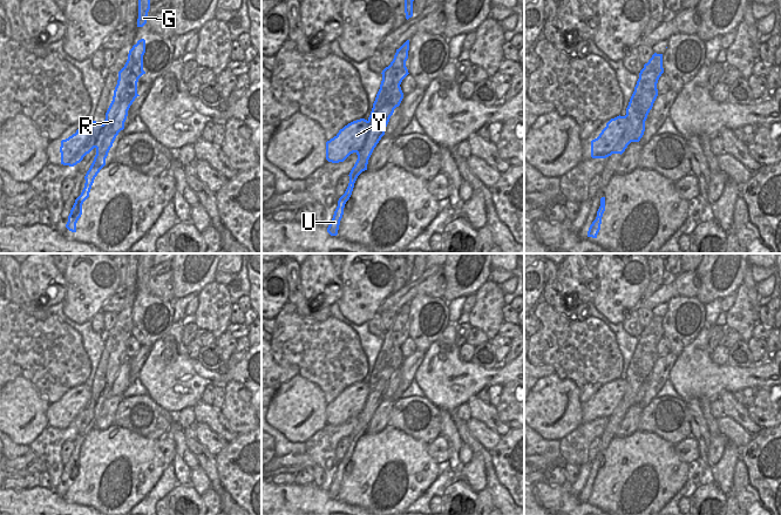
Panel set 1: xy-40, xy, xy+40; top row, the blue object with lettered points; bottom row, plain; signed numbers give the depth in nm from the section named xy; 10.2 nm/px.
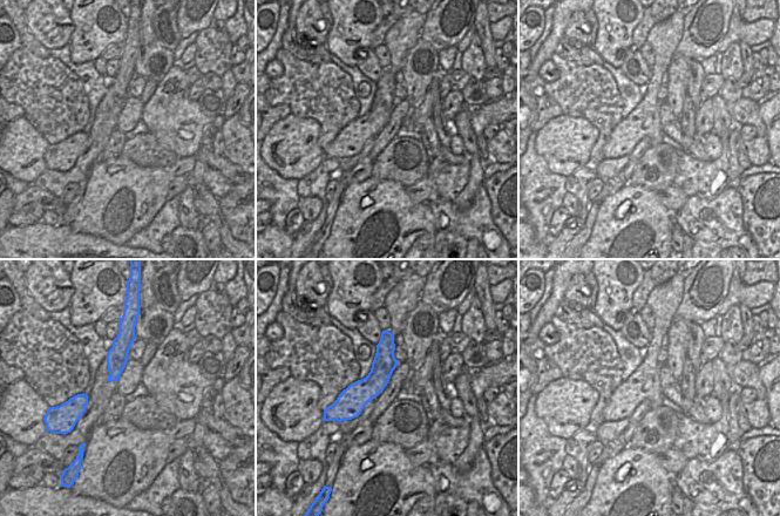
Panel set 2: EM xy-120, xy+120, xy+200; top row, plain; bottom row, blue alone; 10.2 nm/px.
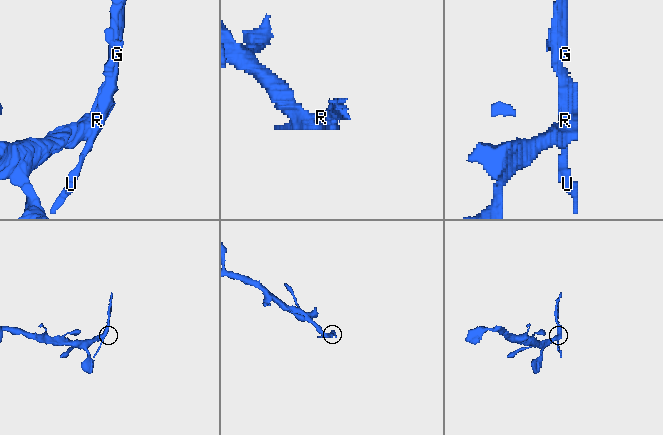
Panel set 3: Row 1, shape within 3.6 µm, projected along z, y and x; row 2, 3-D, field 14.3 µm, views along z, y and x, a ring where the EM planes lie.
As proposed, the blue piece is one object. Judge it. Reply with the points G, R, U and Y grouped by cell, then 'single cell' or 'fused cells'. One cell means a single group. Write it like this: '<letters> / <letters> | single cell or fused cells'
G R U / Y | fused cells

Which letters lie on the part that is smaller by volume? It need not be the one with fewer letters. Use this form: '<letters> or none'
G, R, U

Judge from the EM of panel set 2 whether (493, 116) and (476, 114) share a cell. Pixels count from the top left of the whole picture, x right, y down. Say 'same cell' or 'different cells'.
same cell

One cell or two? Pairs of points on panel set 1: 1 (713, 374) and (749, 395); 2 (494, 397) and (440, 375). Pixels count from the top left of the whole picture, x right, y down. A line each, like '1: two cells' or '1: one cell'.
1: two cells
2: two cells

